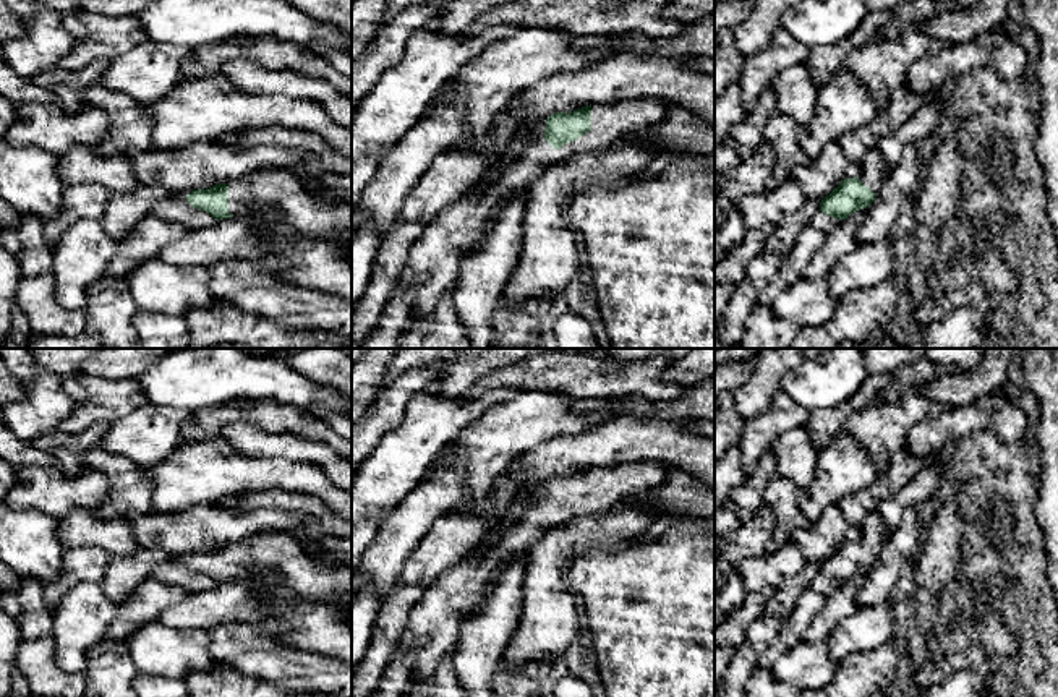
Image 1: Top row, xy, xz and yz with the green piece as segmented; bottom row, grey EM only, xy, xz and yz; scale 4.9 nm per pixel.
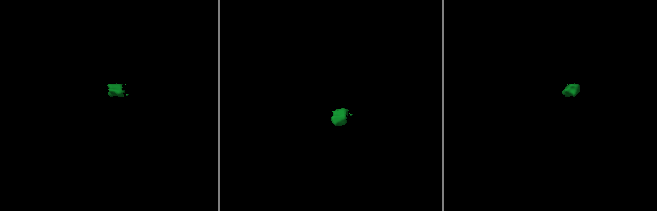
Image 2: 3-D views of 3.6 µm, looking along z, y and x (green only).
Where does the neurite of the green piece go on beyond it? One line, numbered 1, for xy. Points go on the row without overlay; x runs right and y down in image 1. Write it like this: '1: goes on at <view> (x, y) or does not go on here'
1: goes on at xy (305, 577)

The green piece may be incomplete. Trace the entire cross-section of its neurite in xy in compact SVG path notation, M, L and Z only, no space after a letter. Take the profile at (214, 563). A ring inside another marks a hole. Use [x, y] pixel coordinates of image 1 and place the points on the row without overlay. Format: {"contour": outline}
{"contour": "M258 533L240 543L193 553L156 567L152 579L196 593L220 582L267 574L277 575L284 597L296 601L352 605L352 566L326 564L288 533Z"}

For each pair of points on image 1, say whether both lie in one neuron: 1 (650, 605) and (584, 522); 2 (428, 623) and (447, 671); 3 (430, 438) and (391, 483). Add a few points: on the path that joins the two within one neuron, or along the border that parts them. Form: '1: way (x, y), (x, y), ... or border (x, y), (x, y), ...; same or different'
1: border (605, 545), (592, 548), (569, 564); different
2: border (451, 652), (430, 675), (418, 679); different
3: way (420, 449), (397, 472); same

